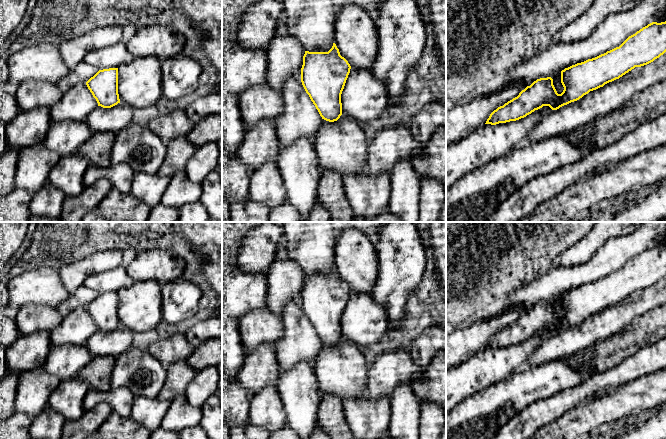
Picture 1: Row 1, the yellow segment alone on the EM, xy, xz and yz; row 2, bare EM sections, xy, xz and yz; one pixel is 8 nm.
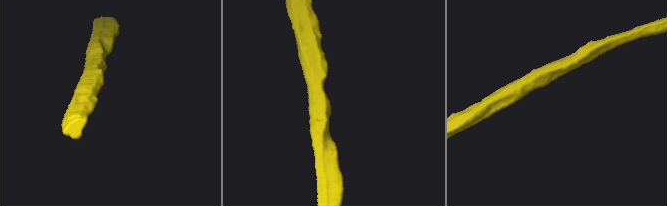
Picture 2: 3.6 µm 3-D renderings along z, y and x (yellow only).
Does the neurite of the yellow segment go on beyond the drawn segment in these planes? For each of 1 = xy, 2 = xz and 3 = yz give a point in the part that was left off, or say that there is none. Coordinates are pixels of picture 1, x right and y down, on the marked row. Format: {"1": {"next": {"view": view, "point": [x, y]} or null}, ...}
{"1": {"next": null}, "2": {"next": null}, "3": {"next": null}}

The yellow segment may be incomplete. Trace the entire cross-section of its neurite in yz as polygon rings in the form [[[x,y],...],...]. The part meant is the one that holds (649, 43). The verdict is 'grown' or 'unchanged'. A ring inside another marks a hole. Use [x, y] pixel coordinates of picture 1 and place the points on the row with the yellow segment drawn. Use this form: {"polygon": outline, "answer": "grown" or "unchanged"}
{"polygon": [[[666,21],[652,22],[635,34],[629,36],[619,47],[616,47],[595,58],[577,63],[561,71],[561,83],[564,90],[558,94],[551,77],[540,78],[522,90],[519,95],[494,110],[485,124],[496,125],[516,121],[526,117],[543,106],[552,110],[577,101],[590,91],[603,87],[605,84],[619,79],[635,67],[641,67],[653,62],[666,52]]], "answer": "unchanged"}

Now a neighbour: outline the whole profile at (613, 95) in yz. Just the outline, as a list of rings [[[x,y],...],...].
[[[666,52],[653,62],[635,67],[619,79],[549,113],[530,132],[530,141],[535,143],[575,131],[619,109],[635,95],[665,80]]]

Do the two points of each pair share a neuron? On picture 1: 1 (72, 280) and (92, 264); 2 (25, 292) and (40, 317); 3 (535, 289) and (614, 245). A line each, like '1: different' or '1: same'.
1: same
2: different
3: same

